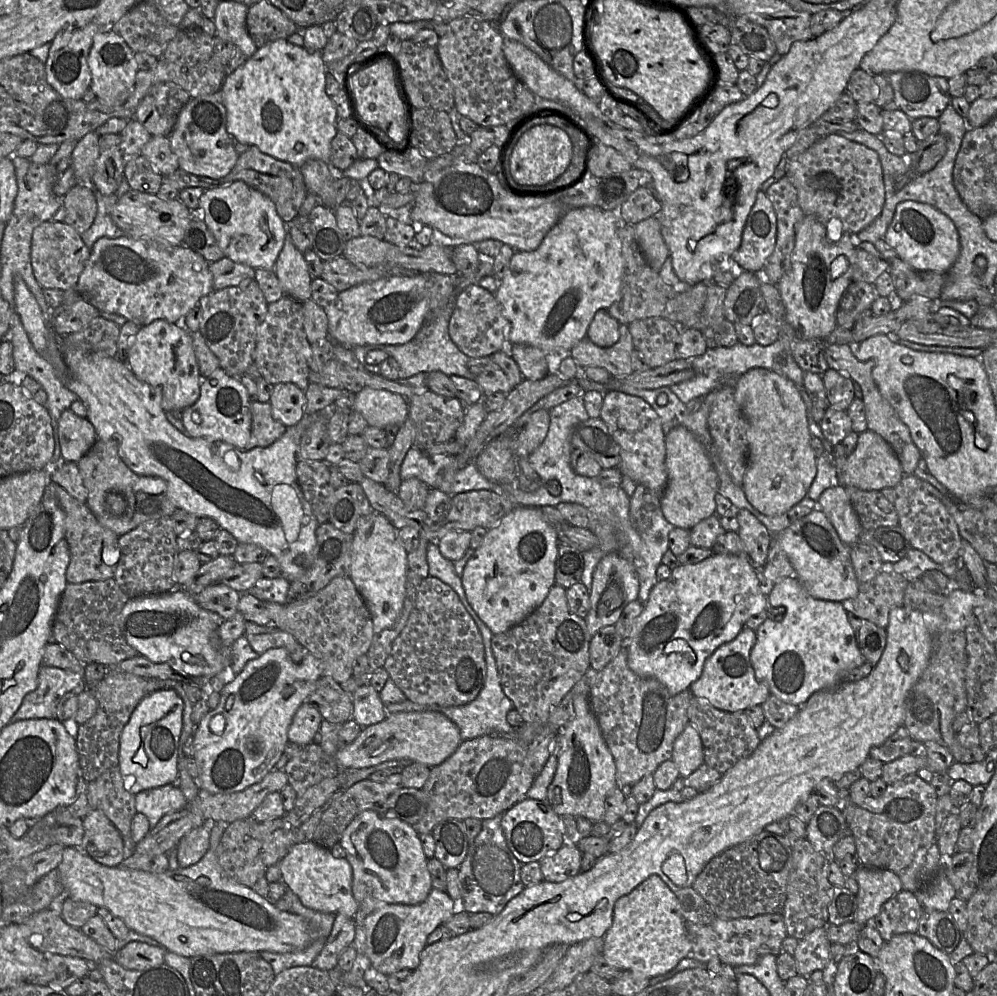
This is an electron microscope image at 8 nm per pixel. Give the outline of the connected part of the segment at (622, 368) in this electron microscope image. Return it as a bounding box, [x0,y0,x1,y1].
[570,324,634,377]

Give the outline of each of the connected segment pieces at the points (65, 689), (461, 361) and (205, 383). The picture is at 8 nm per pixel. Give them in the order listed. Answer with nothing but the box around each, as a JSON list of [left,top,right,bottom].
[[11,665,84,722],[351,303,473,379],[181,368,252,449]]

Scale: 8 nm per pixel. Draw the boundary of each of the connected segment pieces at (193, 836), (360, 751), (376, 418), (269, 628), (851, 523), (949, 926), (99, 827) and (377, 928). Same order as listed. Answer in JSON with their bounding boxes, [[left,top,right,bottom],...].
[[177,821,215,868],[334,712,462,769],[351,387,408,429],[245,621,309,663],[817,484,864,547],[916,908,963,955],[80,809,129,867],[365,888,455,976]]

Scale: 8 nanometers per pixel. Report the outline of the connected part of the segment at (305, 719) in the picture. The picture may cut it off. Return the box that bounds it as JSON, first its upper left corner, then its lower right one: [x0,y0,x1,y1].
[288,703,322,747]

